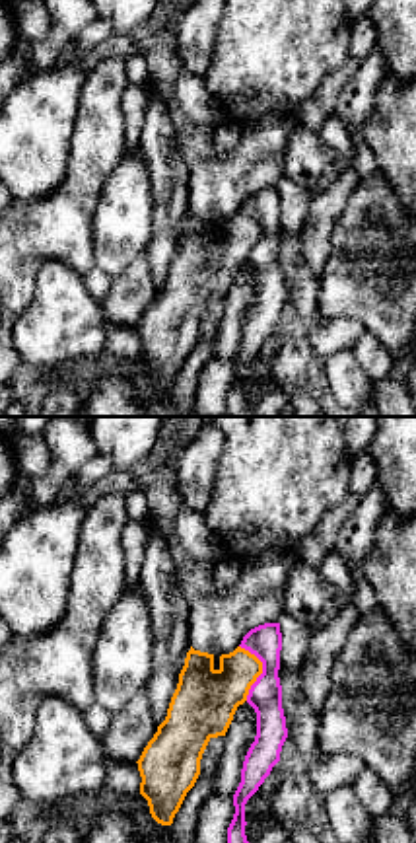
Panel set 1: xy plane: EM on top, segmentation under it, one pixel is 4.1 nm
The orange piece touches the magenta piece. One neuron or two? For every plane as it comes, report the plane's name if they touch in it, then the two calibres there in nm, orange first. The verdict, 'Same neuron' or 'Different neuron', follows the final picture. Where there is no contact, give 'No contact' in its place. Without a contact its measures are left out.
Touches orange in xy. Thickness 240 nm (orange) against 140 nm

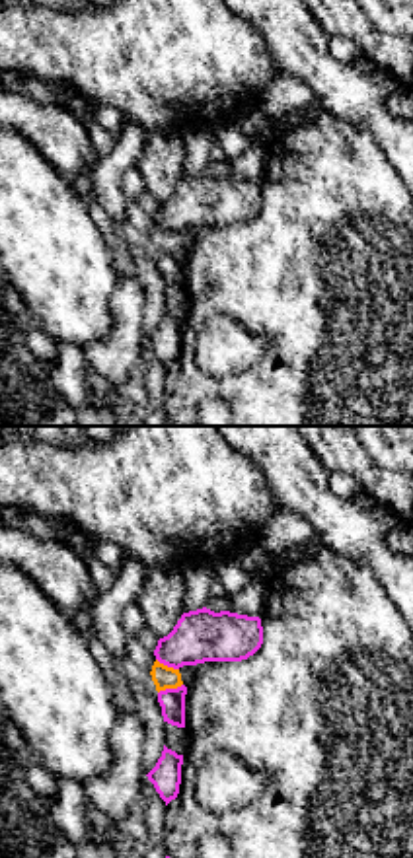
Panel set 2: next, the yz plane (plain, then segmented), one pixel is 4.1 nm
Touches orange in yz. Thickness 100 nm (orange) against 110 nm

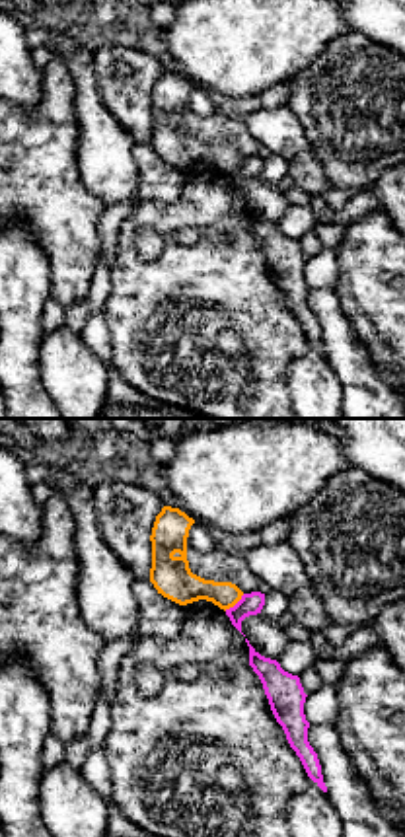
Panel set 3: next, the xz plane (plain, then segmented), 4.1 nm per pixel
Touches orange in xz. Thickness 150 nm (orange) against 90 nm

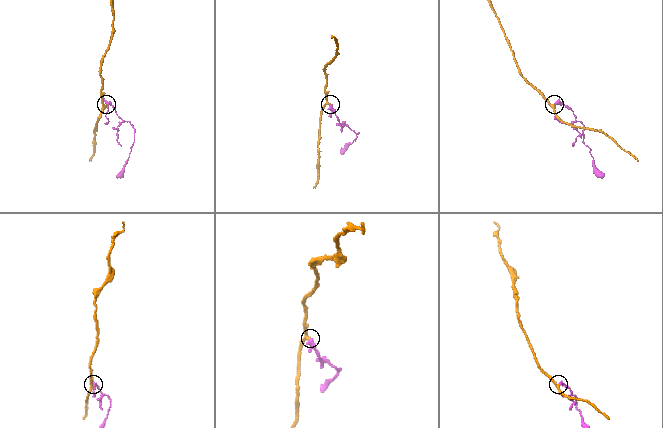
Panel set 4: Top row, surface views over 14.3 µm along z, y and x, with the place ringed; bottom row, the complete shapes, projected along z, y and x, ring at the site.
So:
Different neuron

